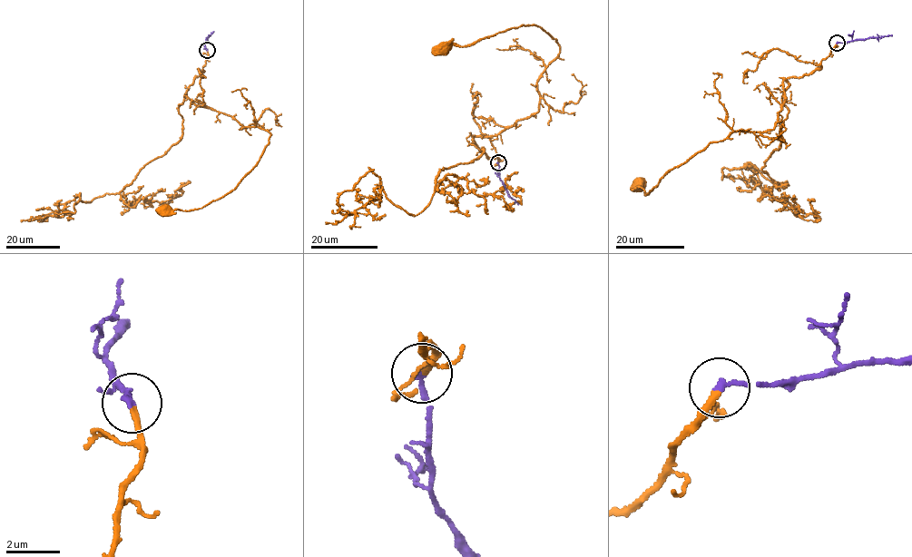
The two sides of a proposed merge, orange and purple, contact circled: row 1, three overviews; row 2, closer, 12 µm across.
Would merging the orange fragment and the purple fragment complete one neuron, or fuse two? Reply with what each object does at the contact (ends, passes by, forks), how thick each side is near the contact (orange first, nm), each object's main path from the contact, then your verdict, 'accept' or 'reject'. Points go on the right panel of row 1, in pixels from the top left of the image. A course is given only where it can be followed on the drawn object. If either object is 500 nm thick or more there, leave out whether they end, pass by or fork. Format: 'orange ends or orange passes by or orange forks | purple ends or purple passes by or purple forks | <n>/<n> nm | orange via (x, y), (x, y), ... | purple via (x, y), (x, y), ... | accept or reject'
orange ends | purple ends | 220/220 nm | orange via (838, 43), (820, 68), (785, 79), (787, 101), (773, 130), (732, 131), (668, 171), (646, 195), (638, 185) | purple via (838, 43), (892, 34) | accept

